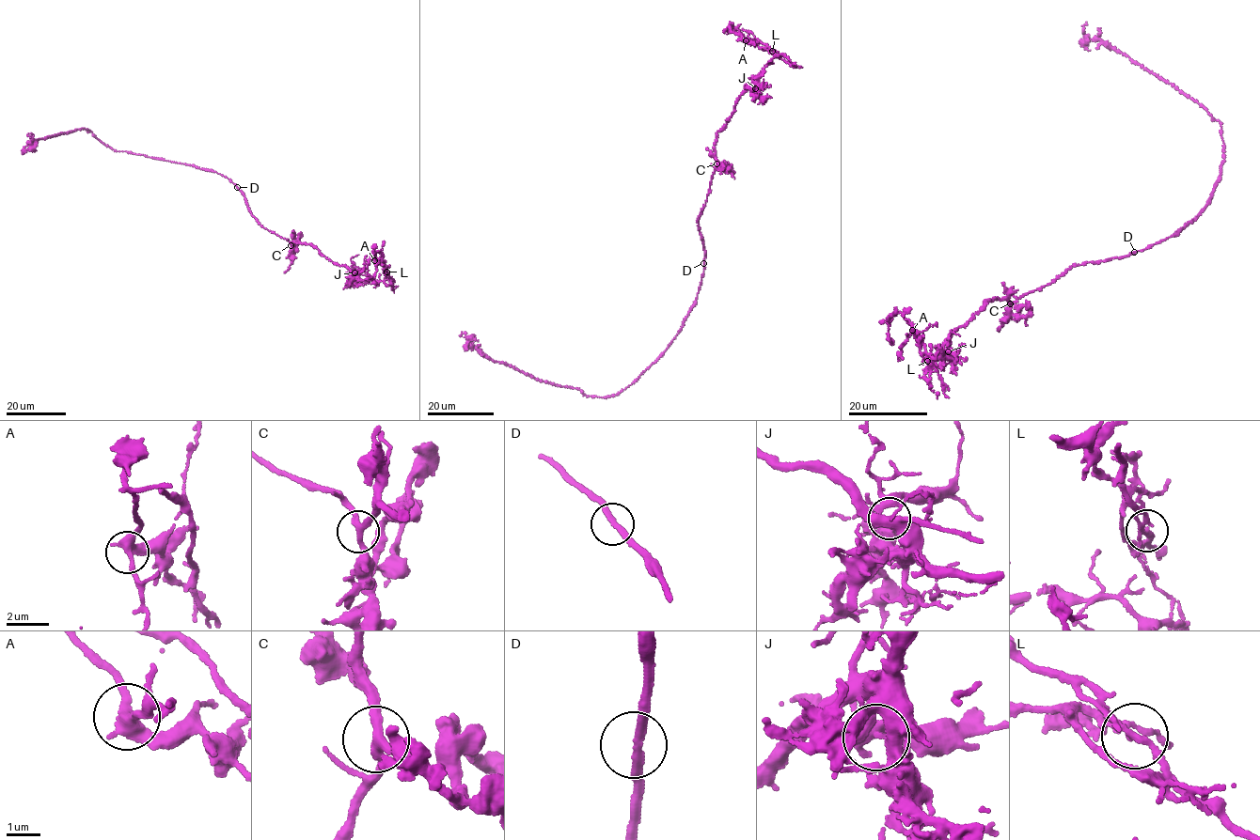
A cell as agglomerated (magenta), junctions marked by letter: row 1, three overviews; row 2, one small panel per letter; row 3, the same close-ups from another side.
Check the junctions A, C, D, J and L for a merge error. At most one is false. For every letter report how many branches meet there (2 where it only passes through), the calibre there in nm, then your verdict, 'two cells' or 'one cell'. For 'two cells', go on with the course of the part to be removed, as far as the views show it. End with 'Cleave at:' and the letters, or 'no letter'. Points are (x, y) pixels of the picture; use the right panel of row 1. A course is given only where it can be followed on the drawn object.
A: branches 3; calibre 320 nm; one cell
C: branches 3; calibre 280 nm; one cell
D: branches 2; calibre 240 nm; one cell
J: branches 3; calibre 180 nm; one cell
L: branches 2; calibre 200 nm; two cells; course (927, 362), (907, 318)
Cleave at: L

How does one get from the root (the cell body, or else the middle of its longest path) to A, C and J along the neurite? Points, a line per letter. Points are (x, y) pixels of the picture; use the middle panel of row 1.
A: (704, 263), (704, 246), (698, 218), (716, 166), (716, 135), (726, 124), (736, 100), (778, 55), (746, 40)
C: (704, 263), (704, 246), (698, 218), (716, 163)
J: (704, 263), (698, 218), (716, 166), (716, 135), (743, 92), (752, 85), (755, 88)

